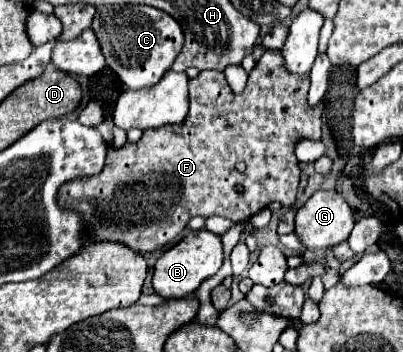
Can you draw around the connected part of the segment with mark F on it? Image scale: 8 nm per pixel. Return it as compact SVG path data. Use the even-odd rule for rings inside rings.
M266 51L260 57L240 95L232 93L222 73L200 71L200 75L192 79L192 101L186 121L162 129L148 129L138 143L126 143L120 151L110 149L106 169L100 177L86 177L86 181L70 181L62 185L58 203L62 207L78 209L82 217L90 221L90 229L98 233L98 241L124 243L142 255L174 241L196 215L220 215L232 223L244 223L272 201L282 203L282 207L292 207L300 181L300 163L294 153L296 143L302 139L322 139L324 107L322 103L310 107L308 87L310 77L290 73L284 67L280 51Z

